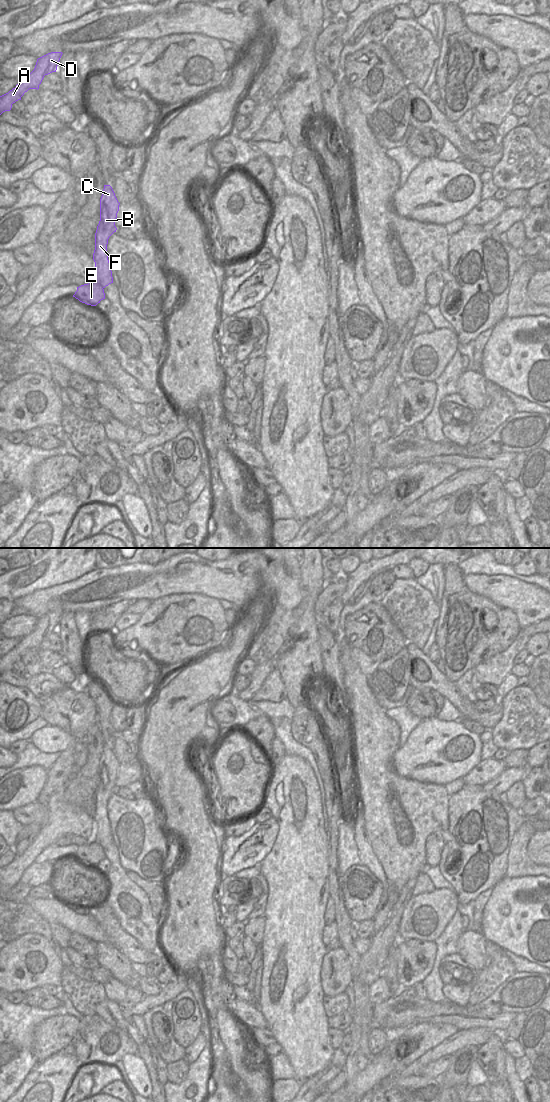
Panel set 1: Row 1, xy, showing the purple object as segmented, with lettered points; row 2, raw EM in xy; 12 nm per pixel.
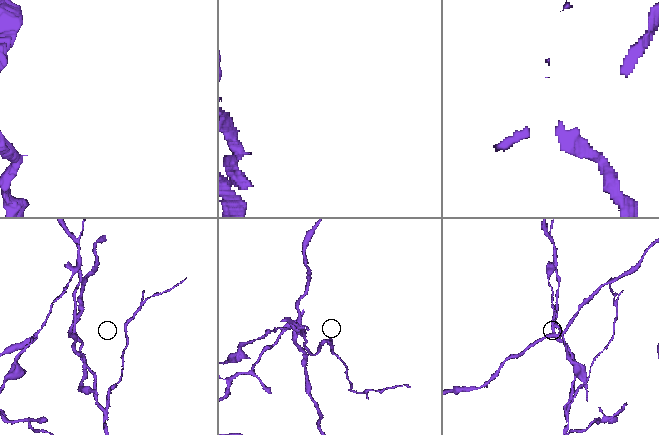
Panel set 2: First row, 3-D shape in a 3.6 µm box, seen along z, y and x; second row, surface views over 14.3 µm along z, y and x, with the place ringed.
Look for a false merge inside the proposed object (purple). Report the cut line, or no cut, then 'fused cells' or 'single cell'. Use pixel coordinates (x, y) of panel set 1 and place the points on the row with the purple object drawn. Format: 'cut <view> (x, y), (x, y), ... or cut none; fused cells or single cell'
cut xy (91, 279), (103, 287); fused cells

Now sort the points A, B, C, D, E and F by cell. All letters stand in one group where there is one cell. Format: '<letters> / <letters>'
A B C D F / E

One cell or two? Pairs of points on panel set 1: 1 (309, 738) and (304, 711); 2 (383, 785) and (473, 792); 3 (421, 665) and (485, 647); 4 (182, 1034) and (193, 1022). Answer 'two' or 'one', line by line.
1: one
2: two
3: two
4: one

